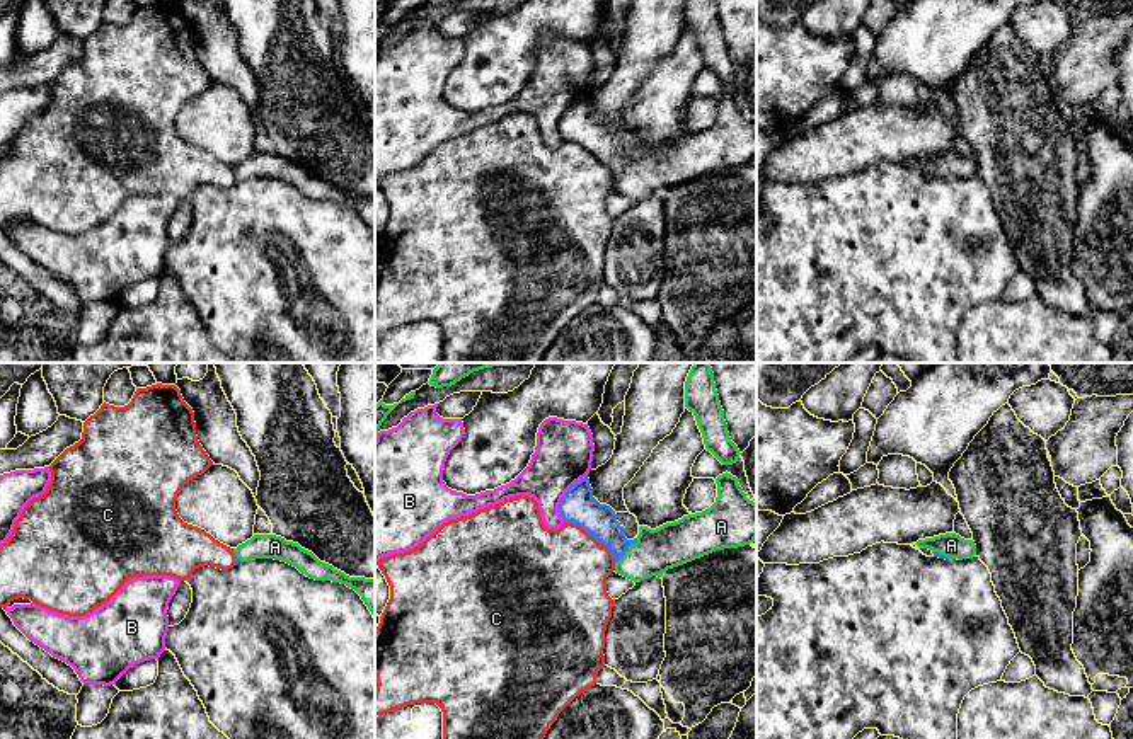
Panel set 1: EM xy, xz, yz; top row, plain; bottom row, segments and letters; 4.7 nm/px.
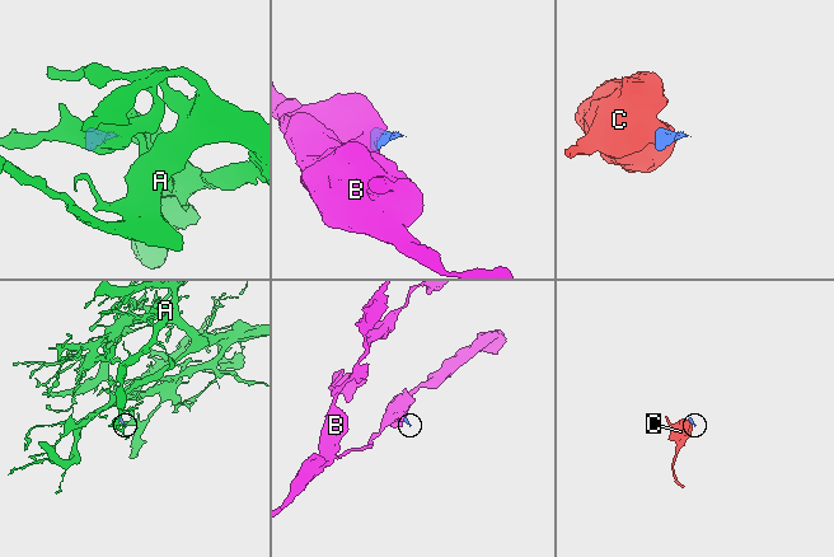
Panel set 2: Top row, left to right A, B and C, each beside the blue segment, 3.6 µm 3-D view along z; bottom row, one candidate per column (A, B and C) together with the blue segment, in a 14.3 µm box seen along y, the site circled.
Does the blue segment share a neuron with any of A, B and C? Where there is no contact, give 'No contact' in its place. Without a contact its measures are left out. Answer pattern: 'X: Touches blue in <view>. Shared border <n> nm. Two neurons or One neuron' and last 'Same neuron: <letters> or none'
A: Touches blue in xz. Shared border 160 nm. One neuron
B: Touches blue in xz. Shared border 260 nm. Two neurons
C: Touches blue in xz. Shared border 320 nm. Two neurons
Same neuron: A

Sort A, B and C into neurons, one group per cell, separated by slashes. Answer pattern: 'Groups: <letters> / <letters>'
Groups: A / B / C

